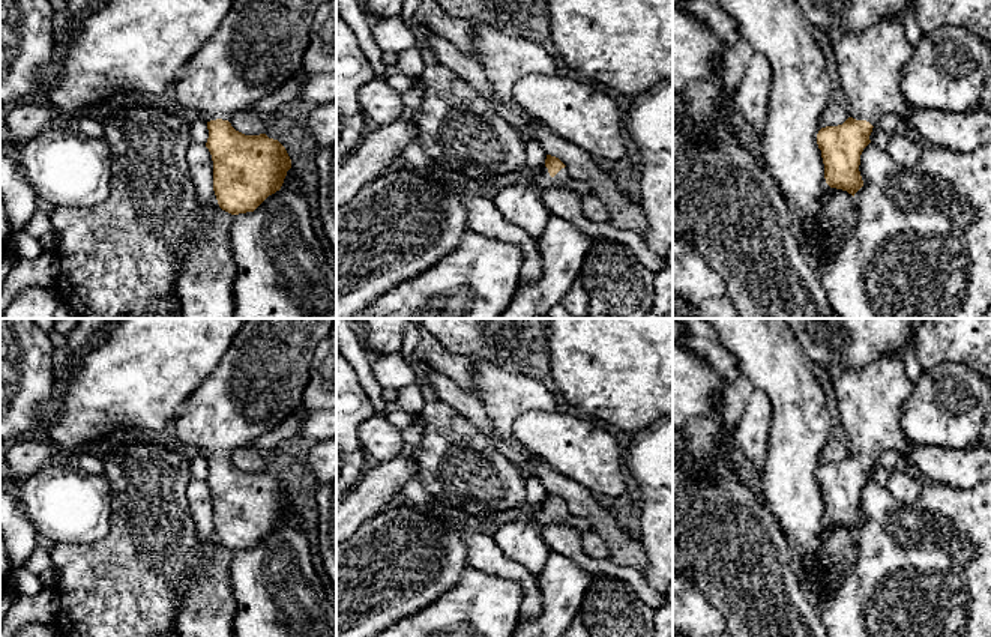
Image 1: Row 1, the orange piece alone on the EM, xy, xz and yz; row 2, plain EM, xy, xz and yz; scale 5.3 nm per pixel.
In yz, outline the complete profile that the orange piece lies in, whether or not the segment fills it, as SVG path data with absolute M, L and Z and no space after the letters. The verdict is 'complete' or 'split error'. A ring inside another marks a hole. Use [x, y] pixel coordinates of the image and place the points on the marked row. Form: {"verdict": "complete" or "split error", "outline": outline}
{"verdict": "split error", "outline": "M893 17L863 32L841 32L829 38L848 102L848 119L842 125L821 128L817 144L826 183L854 197L863 186L860 155L871 143L872 128L886 114L896 114L910 125L901 77L914 45L907 41L901 18Z"}

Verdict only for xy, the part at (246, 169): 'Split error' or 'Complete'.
Split error

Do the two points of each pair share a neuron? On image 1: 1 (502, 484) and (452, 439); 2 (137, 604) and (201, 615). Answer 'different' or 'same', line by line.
1: same
2: different

